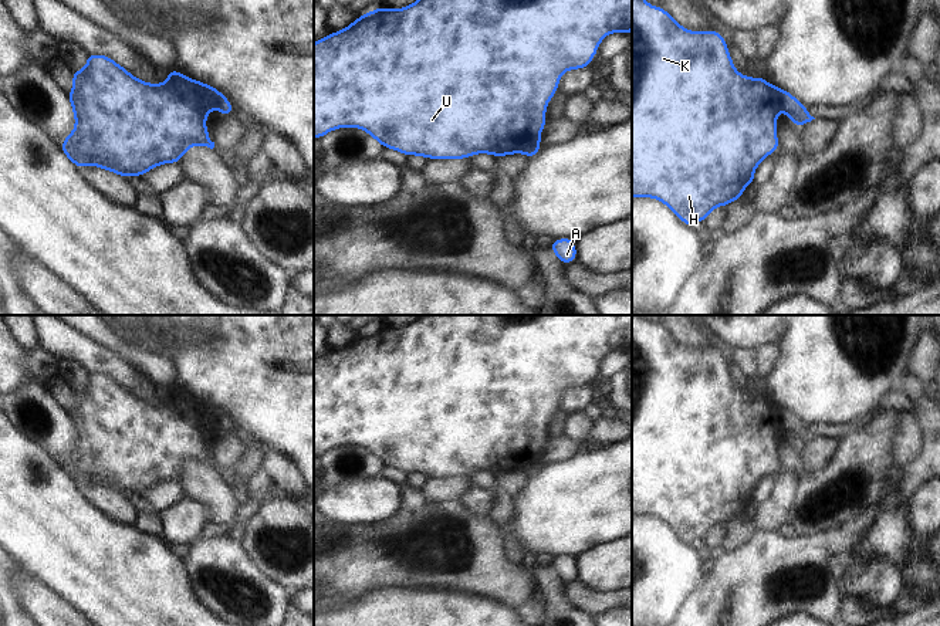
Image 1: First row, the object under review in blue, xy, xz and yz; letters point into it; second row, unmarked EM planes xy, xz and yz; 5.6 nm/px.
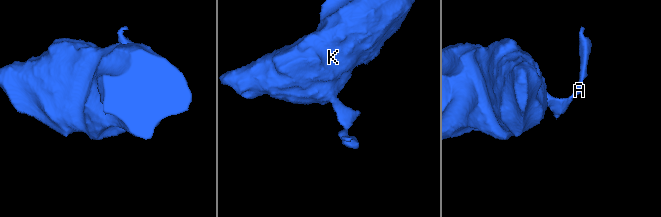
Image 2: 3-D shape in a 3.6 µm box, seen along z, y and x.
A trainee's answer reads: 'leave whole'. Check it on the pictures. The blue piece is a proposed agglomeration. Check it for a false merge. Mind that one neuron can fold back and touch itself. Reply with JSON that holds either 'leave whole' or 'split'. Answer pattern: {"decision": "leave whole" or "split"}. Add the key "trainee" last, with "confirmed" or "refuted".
{"decision": "split", "trainee": "refuted"}

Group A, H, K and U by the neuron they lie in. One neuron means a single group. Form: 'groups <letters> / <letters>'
groups A / H K U

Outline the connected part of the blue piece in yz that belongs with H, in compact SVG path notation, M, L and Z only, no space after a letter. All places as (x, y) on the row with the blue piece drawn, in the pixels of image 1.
M632 0L632 197L650 197L665 203L687 227L706 221L714 207L728 206L743 199L743 189L754 183L754 172L760 162L781 148L777 139L777 115L782 109L784 89L764 78L751 78L736 71L726 38L717 30L689 31L672 16L646 0Z

